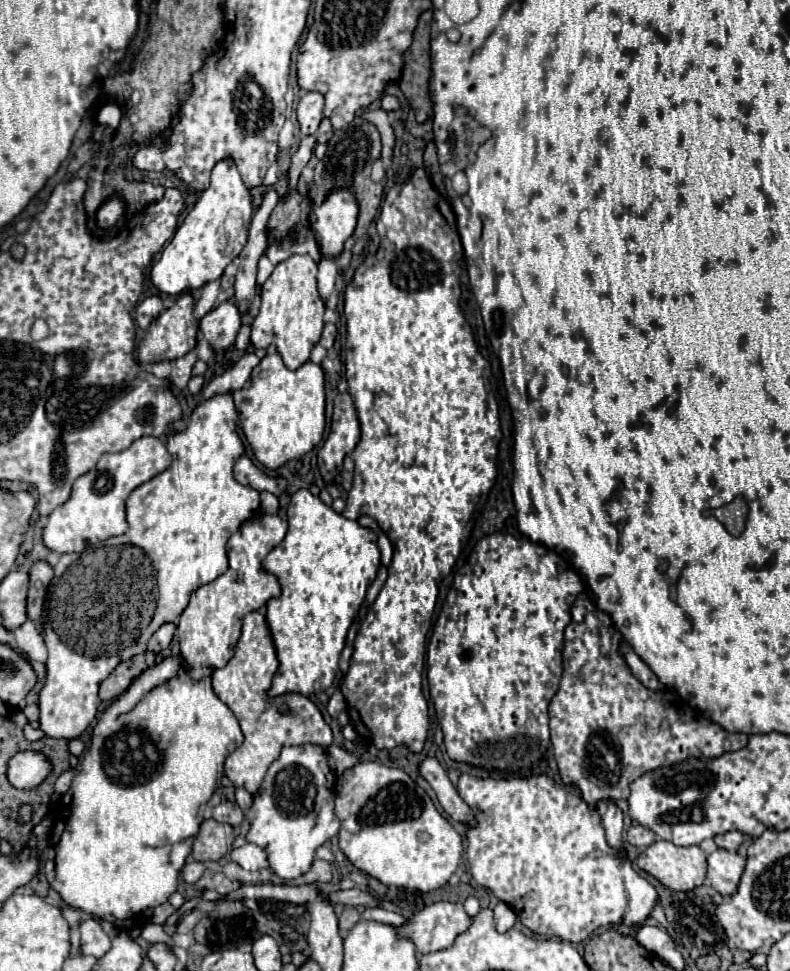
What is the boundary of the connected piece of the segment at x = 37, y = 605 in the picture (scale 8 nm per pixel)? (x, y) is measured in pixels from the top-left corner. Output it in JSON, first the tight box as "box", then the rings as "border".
{"box":[28,561,52,631],"border":[[[34,561],[30,571],[30,591],[28,591],[28,617],[36,621],[38,631],[42,631],[40,625],[40,615],[44,607],[44,597],[46,597],[46,587],[52,579],[52,567],[46,561]]]}

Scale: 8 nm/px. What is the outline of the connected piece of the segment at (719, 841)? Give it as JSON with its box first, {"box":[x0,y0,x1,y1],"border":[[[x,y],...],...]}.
{"box":[714,831,742,851],"border":[[[728,831],[728,833],[722,833],[722,835],[716,835],[714,841],[718,847],[722,849],[728,849],[728,851],[736,851],[740,845],[742,845],[742,833],[740,831]]]}

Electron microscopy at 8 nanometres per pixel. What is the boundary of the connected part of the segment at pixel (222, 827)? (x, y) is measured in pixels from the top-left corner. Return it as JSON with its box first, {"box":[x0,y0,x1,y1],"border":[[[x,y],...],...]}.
{"box":[192,819,238,861],"border":[[[208,819],[200,825],[200,831],[194,839],[192,857],[196,861],[218,861],[232,851],[236,837],[238,833],[230,825]]]}

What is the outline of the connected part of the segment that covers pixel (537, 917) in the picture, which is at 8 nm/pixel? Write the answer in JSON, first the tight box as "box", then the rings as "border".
{"box":[458,775,658,945],"border":[[[462,775],[458,793],[460,797],[464,793],[464,801],[478,819],[478,825],[466,833],[472,877],[500,901],[508,903],[530,931],[578,945],[600,927],[618,925],[622,921],[628,927],[638,927],[650,915],[658,901],[656,889],[632,869],[624,851],[616,853],[616,849],[608,847],[600,825],[600,811],[590,809],[578,789],[570,785],[562,787],[546,775],[498,781]]]}

